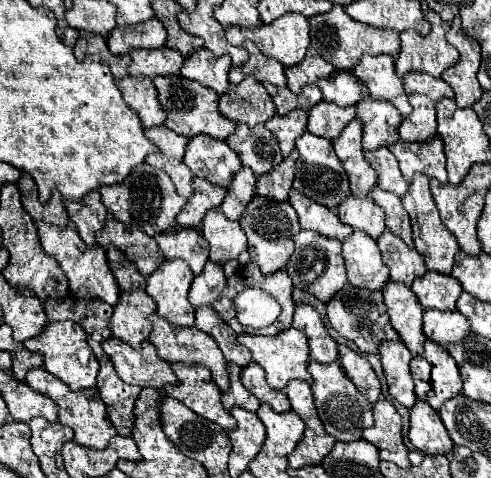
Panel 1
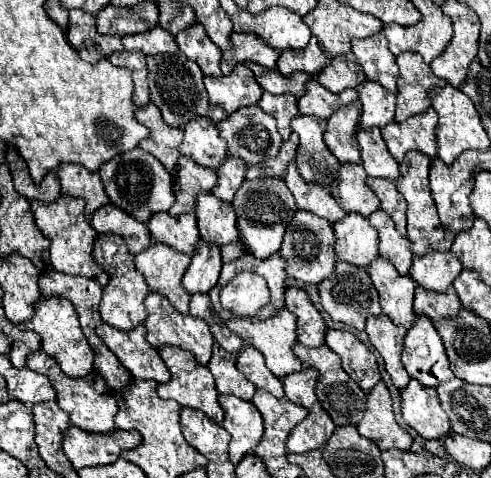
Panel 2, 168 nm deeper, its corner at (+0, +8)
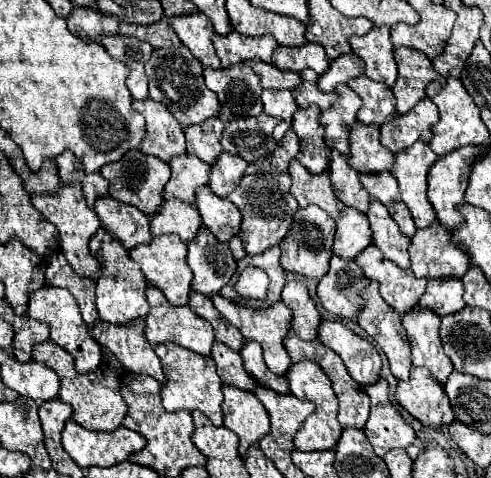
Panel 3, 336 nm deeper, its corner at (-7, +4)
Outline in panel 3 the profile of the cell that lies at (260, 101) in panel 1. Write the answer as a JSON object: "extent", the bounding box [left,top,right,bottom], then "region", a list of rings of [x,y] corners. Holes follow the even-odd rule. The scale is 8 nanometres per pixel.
{"extent":[204,64,262,122],"region":[[[236,64],[220,70],[204,68],[204,80],[222,104],[220,118],[224,122],[258,116],[262,112],[262,84],[250,66]]]}

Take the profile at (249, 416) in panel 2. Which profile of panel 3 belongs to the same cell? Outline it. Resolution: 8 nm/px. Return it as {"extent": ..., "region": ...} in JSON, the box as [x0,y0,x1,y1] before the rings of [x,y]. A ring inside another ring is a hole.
{"extent":[224,386,270,458],"region":[[[224,386],[224,426],[238,434],[240,438],[240,456],[246,458],[246,452],[252,444],[256,444],[260,438],[264,438],[270,430],[270,418],[262,402],[244,390]]]}

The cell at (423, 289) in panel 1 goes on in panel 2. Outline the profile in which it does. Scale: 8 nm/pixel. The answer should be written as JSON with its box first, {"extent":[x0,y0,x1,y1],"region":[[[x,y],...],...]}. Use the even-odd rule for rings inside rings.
{"extent":[409,252,461,292],"region":[[[427,252],[425,256],[413,256],[409,276],[427,290],[445,292],[461,270],[461,262],[453,252]]]}

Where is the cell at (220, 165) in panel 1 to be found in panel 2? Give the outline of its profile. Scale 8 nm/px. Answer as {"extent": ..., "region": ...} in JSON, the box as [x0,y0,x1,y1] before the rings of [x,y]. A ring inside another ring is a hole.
{"extent":[179,118,227,170],"region":[[[207,118],[189,120],[183,128],[185,138],[179,146],[179,152],[183,156],[195,158],[201,166],[207,166],[211,170],[219,168],[219,164],[227,158],[227,144],[219,138],[217,126]]]}

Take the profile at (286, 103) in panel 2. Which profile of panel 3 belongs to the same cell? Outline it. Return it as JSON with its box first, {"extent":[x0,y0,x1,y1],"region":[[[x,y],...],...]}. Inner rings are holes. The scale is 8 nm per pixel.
{"extent":[262,90,298,142],"region":[[[264,90],[262,92],[262,102],[264,102],[264,112],[268,116],[278,118],[280,122],[274,128],[274,136],[280,142],[284,138],[284,134],[292,128],[292,116],[298,110],[298,104],[294,100],[292,92],[270,92]]]}

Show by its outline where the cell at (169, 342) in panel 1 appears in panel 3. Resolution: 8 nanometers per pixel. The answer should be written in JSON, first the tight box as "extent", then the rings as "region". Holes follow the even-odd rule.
{"extent":[146,286,214,356],"region":[[[148,286],[146,290],[146,298],[148,298],[148,304],[150,304],[150,314],[146,318],[146,340],[152,344],[152,346],[158,346],[162,342],[174,342],[174,344],[180,344],[196,354],[202,354],[202,356],[210,356],[210,350],[212,350],[212,342],[214,342],[214,328],[212,324],[208,324],[204,318],[196,316],[196,312],[192,312],[188,306],[172,306],[166,296],[154,288],[154,286]]]}

